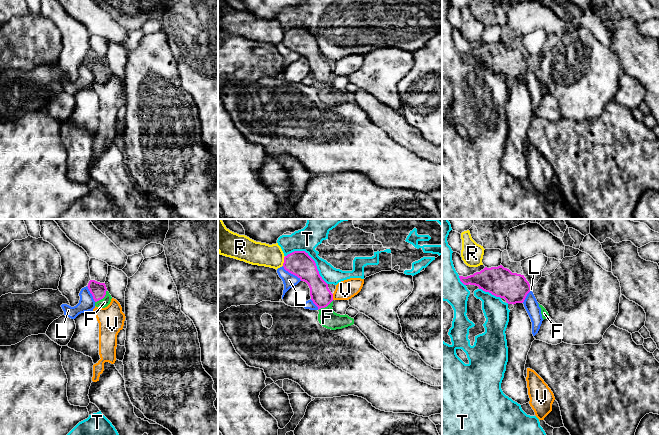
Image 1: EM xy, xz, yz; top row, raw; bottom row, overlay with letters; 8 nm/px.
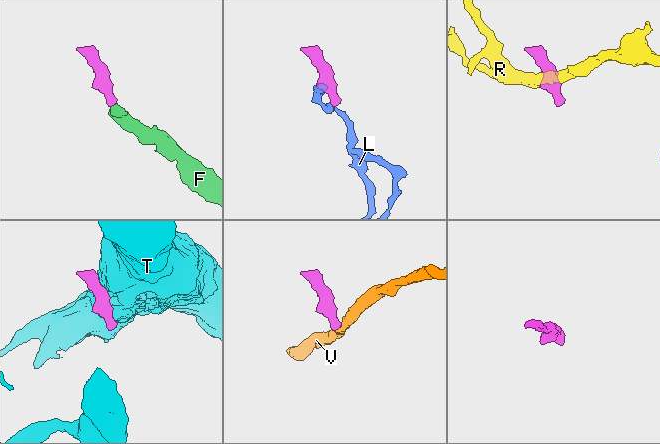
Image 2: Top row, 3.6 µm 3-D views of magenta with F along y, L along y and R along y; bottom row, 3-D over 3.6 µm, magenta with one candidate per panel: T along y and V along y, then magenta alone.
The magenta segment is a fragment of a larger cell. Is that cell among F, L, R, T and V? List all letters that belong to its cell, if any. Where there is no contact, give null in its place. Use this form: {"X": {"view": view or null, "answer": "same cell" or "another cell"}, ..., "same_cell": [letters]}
{"F": {"view": "xy", "answer": "same cell"}, "L": {"view": "xz", "answer": "another cell"}, "R": {"view": "xz", "answer": "another cell"}, "T": {"view": "xz", "answer": "another cell"}, "V": {"view": "xz", "answer": "another cell"}, "same_cell": ["F"]}

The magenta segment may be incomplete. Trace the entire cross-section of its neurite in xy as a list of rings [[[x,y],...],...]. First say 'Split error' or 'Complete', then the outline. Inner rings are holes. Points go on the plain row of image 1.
Split error. [[[90,56],[87,63],[93,72],[96,83],[105,84],[110,80],[112,73],[107,67],[105,59]]]

